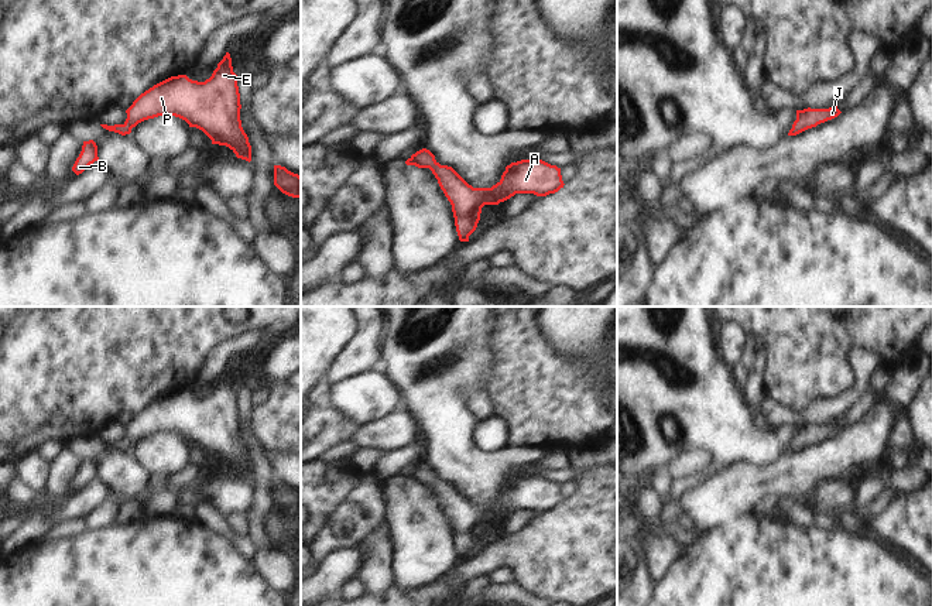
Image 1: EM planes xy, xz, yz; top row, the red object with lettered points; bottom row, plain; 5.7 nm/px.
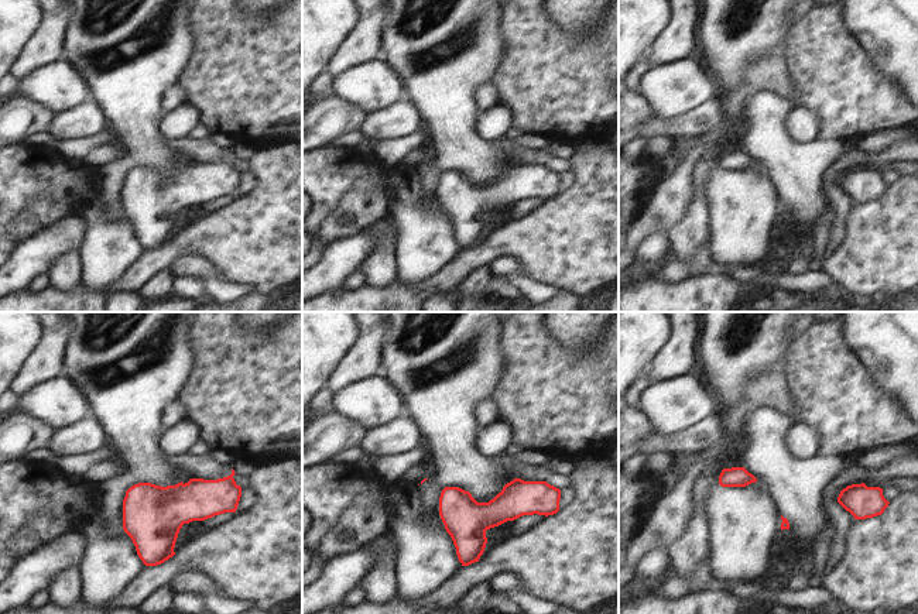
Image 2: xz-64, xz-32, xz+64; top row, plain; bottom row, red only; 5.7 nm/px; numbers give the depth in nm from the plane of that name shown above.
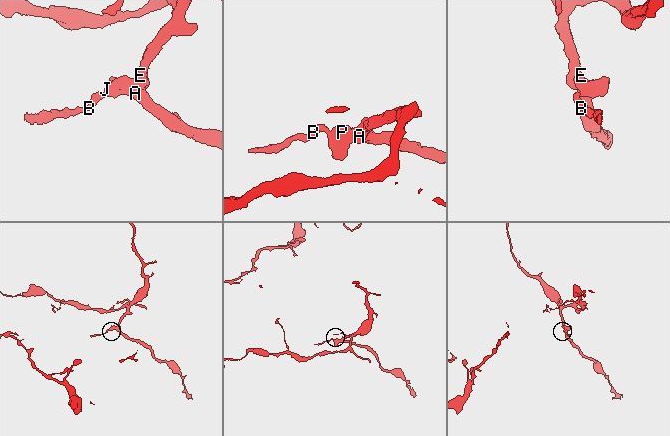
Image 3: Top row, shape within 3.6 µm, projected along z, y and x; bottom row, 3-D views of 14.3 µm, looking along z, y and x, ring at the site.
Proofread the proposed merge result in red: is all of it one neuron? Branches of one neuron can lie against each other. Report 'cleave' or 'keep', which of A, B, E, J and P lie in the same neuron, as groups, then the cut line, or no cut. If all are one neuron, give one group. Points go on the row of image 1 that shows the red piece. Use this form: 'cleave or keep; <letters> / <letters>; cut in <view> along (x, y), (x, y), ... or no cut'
keep; A B E J P; no cut

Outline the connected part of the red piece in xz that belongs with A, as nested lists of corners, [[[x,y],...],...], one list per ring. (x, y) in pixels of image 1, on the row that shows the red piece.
[[[422,148],[412,154],[407,165],[429,168],[452,205],[460,242],[469,242],[476,230],[484,205],[498,205],[515,194],[546,196],[563,188],[561,168],[542,160],[521,160],[506,167],[501,179],[491,188],[473,188],[452,167],[441,165],[435,155]]]

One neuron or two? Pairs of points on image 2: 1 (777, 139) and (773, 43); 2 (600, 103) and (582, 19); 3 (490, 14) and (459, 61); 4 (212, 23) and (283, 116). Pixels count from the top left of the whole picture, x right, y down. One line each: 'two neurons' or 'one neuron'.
1: one neuron
2: two neurons
3: one neuron
4: one neuron

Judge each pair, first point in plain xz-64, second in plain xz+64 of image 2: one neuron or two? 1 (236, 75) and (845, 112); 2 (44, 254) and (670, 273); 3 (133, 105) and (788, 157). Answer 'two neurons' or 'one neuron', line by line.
1: one neuron
2: two neurons
3: one neuron

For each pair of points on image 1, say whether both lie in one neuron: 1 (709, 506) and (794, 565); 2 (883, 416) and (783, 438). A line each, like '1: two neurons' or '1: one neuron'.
1: two neurons
2: two neurons

